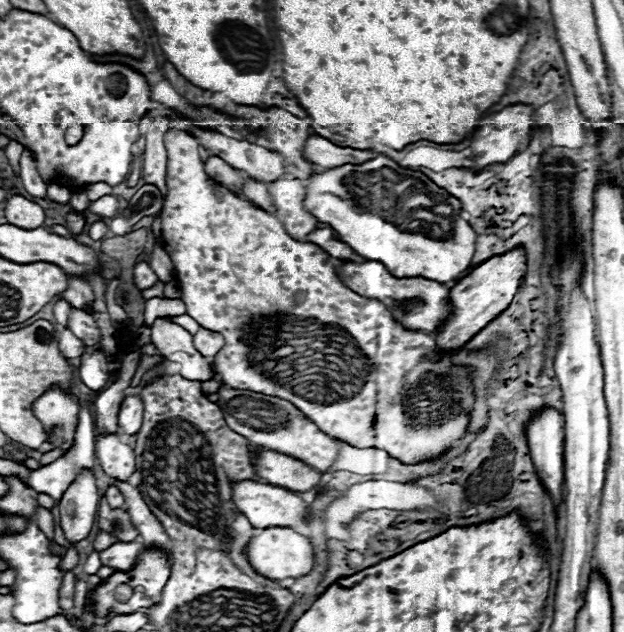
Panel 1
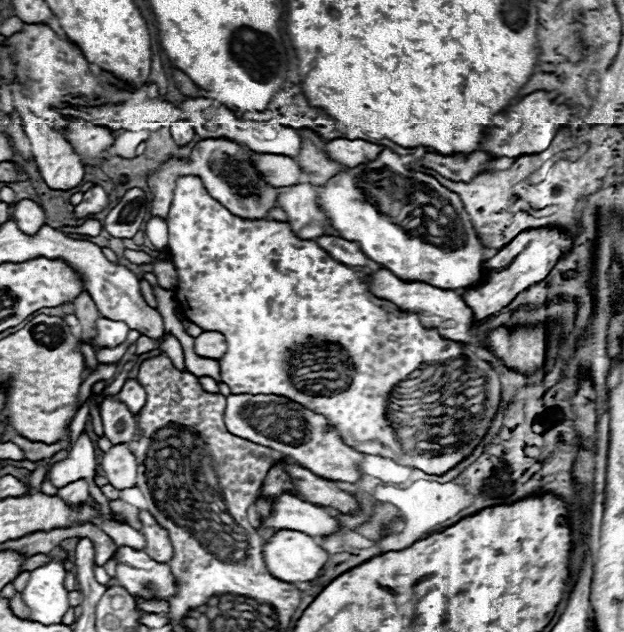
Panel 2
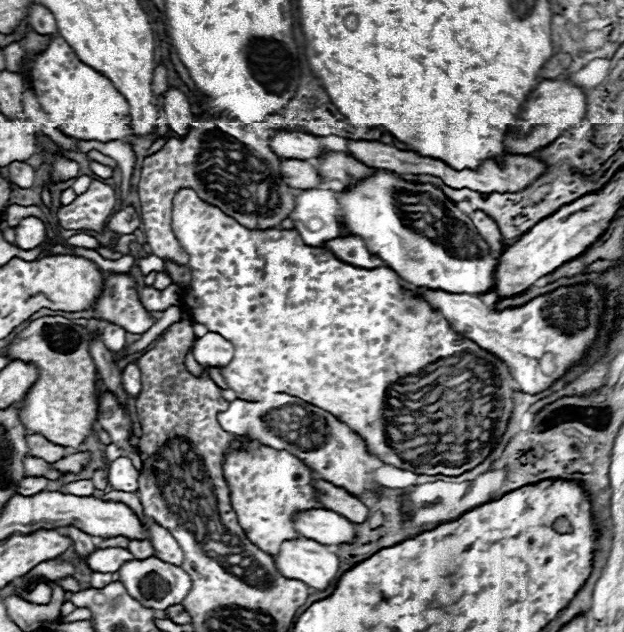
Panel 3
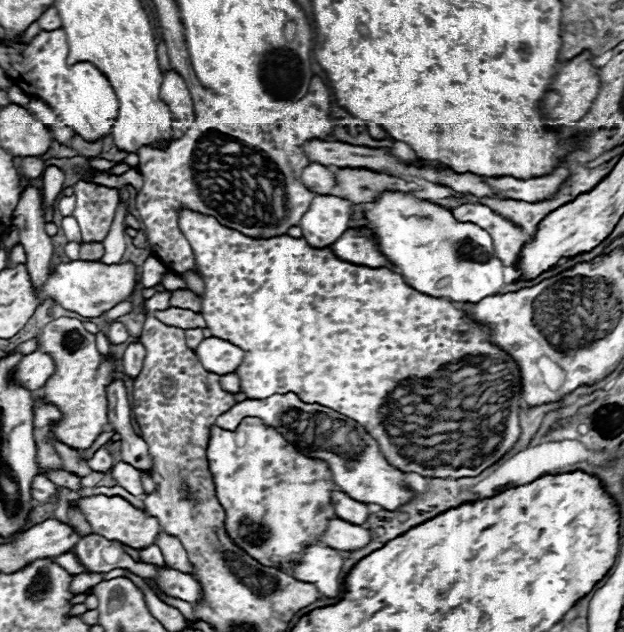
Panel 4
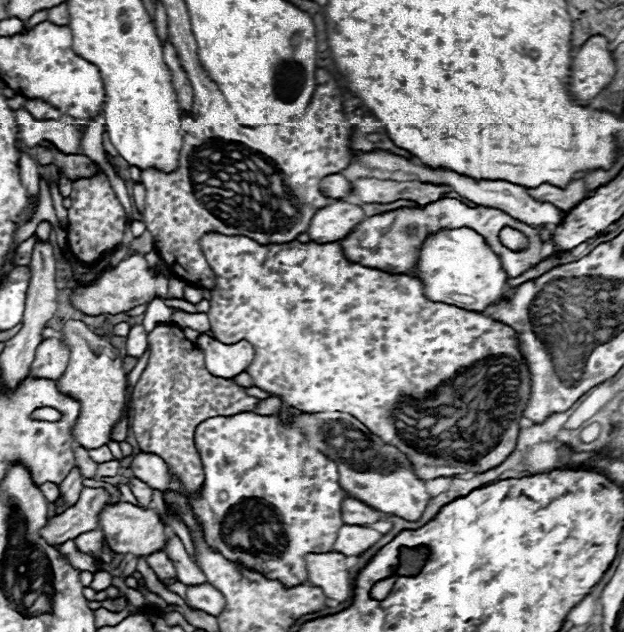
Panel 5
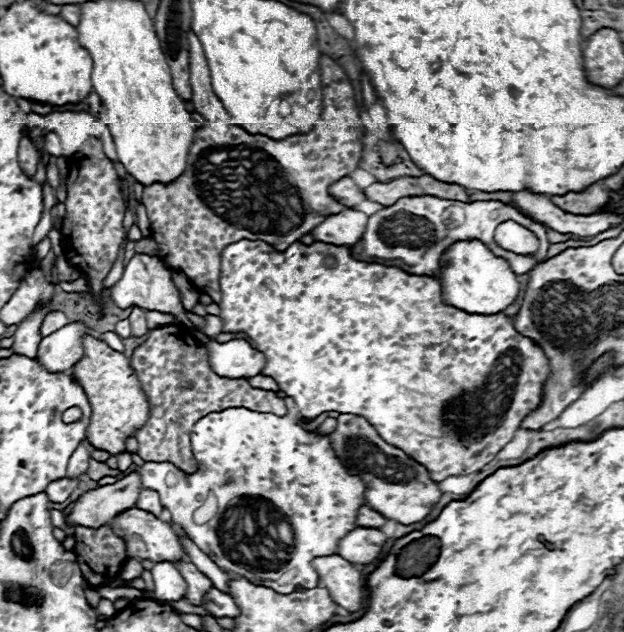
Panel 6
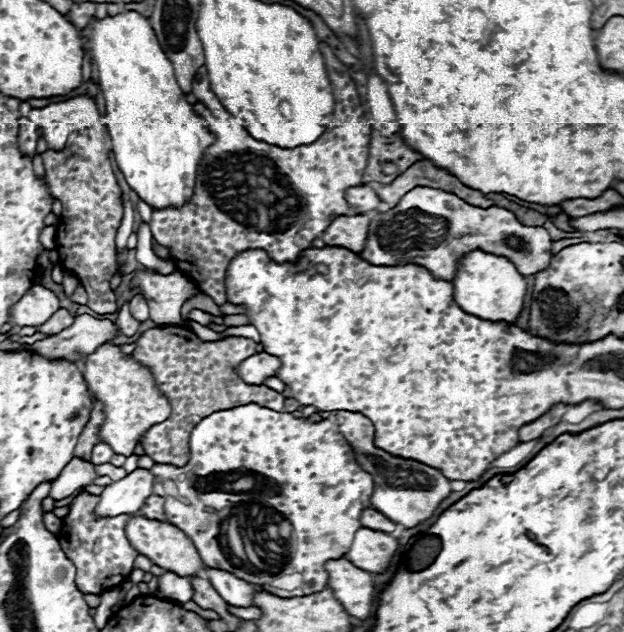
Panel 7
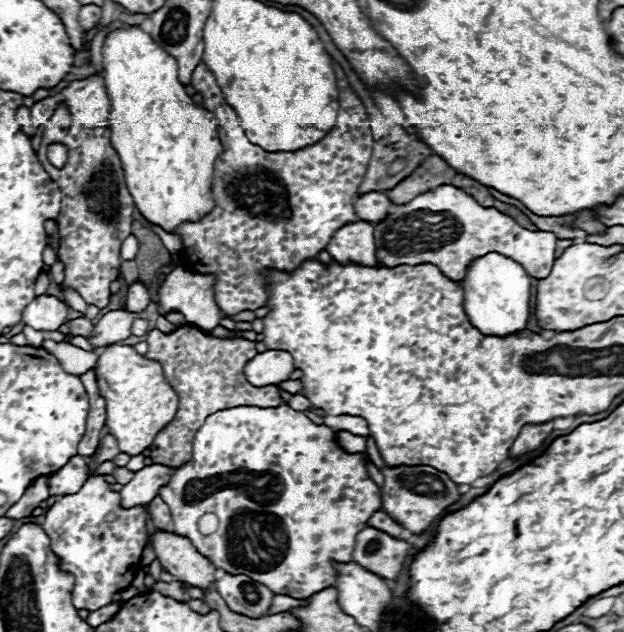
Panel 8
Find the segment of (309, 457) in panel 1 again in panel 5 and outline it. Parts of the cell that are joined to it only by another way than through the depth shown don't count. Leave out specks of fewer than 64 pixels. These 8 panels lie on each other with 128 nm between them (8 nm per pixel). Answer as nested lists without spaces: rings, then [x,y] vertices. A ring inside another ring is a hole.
[[[266,398],[264,402],[260,402],[260,406],[254,410],[258,414],[276,414],[276,408],[280,408],[280,400],[278,398]],[[344,412],[300,414],[300,418],[296,418],[296,428],[306,434],[306,438],[312,438],[312,444],[338,464],[340,486],[348,492],[348,496],[372,506],[374,510],[408,522],[418,522],[422,518],[424,508],[432,498],[426,492],[424,480],[414,474],[414,466],[406,454],[384,444],[354,416]]]

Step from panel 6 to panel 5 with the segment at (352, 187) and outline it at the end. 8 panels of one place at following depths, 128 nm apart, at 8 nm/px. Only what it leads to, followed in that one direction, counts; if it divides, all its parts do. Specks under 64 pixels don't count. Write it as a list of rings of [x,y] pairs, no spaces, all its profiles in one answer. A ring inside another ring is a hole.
[[[330,174],[330,176],[322,178],[320,186],[322,186],[322,194],[326,194],[328,198],[334,198],[334,200],[344,200],[352,192],[350,182],[342,174]]]

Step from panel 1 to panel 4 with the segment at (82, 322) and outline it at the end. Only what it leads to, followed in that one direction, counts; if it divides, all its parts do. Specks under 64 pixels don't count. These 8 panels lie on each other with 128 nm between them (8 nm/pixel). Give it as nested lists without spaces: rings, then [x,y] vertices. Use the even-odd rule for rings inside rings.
[[[112,322],[110,330],[108,330],[108,340],[112,344],[120,344],[120,342],[126,342],[128,340],[128,330],[122,322]]]

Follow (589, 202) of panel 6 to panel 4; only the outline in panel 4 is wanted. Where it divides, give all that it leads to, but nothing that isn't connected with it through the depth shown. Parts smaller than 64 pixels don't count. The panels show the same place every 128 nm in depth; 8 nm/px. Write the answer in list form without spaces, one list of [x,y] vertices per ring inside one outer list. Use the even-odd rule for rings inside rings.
[[[558,168],[548,176],[542,178],[530,178],[530,180],[516,180],[516,178],[488,178],[494,190],[504,192],[508,198],[514,200],[526,200],[526,202],[542,202],[548,198],[554,198],[566,178],[570,176],[568,168]]]

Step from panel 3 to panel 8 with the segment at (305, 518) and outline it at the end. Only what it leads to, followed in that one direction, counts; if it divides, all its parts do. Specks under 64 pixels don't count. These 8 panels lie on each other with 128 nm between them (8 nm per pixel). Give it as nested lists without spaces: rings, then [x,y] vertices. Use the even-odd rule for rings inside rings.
[[[368,526],[366,530],[362,530],[362,534],[358,534],[352,558],[368,572],[374,572],[386,580],[398,580],[408,550],[408,542],[390,538],[390,534]]]

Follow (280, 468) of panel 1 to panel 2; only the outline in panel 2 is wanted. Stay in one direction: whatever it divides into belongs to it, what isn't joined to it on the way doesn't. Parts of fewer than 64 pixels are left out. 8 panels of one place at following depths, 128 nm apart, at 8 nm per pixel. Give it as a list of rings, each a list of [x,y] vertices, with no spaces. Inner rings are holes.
[[[290,464],[290,466],[286,466],[286,470],[292,476],[292,480],[296,482],[300,496],[306,496],[306,502],[312,502],[318,506],[328,506],[342,514],[358,512],[356,498],[352,494],[348,494],[346,490],[340,490],[336,486],[336,482],[326,482],[324,478],[310,474],[310,470],[306,470],[298,464]]]

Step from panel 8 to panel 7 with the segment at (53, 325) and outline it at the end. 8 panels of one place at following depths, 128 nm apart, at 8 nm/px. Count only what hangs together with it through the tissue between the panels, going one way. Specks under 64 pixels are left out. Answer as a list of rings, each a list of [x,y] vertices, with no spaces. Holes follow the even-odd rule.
[[[34,284],[14,306],[14,322],[18,326],[42,326],[50,316],[60,310],[60,300],[56,294],[40,284]]]

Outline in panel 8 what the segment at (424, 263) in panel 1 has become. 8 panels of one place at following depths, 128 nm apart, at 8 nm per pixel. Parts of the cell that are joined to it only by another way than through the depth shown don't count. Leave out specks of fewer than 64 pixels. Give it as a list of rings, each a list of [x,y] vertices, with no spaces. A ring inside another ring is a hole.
[[[496,252],[476,258],[468,276],[460,282],[464,288],[464,308],[476,330],[484,336],[510,336],[526,328],[530,318],[530,276],[524,268]]]

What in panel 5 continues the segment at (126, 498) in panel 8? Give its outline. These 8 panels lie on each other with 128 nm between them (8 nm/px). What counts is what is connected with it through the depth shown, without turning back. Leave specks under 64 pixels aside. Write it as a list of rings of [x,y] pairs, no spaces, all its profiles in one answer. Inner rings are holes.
[[[84,488],[80,492],[78,504],[50,518],[50,522],[42,528],[42,536],[50,544],[62,544],[66,540],[74,540],[78,534],[92,532],[98,528],[98,516],[104,510],[104,506],[112,502],[116,500],[108,490]]]

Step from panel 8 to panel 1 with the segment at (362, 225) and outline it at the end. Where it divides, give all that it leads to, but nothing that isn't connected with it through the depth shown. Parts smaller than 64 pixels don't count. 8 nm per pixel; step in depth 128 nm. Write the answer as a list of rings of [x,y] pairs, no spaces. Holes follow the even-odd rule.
[[[276,180],[268,184],[268,192],[274,200],[276,206],[276,218],[284,224],[286,232],[294,238],[306,238],[310,232],[314,232],[320,222],[314,218],[308,210],[304,210],[304,198],[306,198],[306,188],[302,180]]]

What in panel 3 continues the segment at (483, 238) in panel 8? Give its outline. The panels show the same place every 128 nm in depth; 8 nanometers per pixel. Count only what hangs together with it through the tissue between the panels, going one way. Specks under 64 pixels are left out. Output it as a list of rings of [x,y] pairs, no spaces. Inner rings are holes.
[[[474,210],[474,212],[470,212],[468,216],[470,216],[470,220],[474,222],[474,226],[478,226],[478,232],[486,238],[486,242],[488,242],[488,246],[490,246],[492,250],[496,250],[498,254],[502,254],[502,252],[510,246],[510,242],[506,242],[506,240],[502,238],[498,224],[496,224],[488,214],[484,214],[482,210]],[[342,236],[334,238],[334,242],[326,242],[326,248],[342,262],[358,266],[358,268],[378,268],[384,262],[374,254],[368,252],[364,240],[360,236]]]

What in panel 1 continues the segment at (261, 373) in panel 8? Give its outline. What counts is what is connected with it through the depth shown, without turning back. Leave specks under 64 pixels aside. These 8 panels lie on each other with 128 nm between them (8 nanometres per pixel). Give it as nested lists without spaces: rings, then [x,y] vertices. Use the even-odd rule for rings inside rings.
[[[198,328],[198,332],[194,334],[194,348],[206,358],[214,358],[222,350],[222,346],[224,346],[224,338],[218,332]]]

